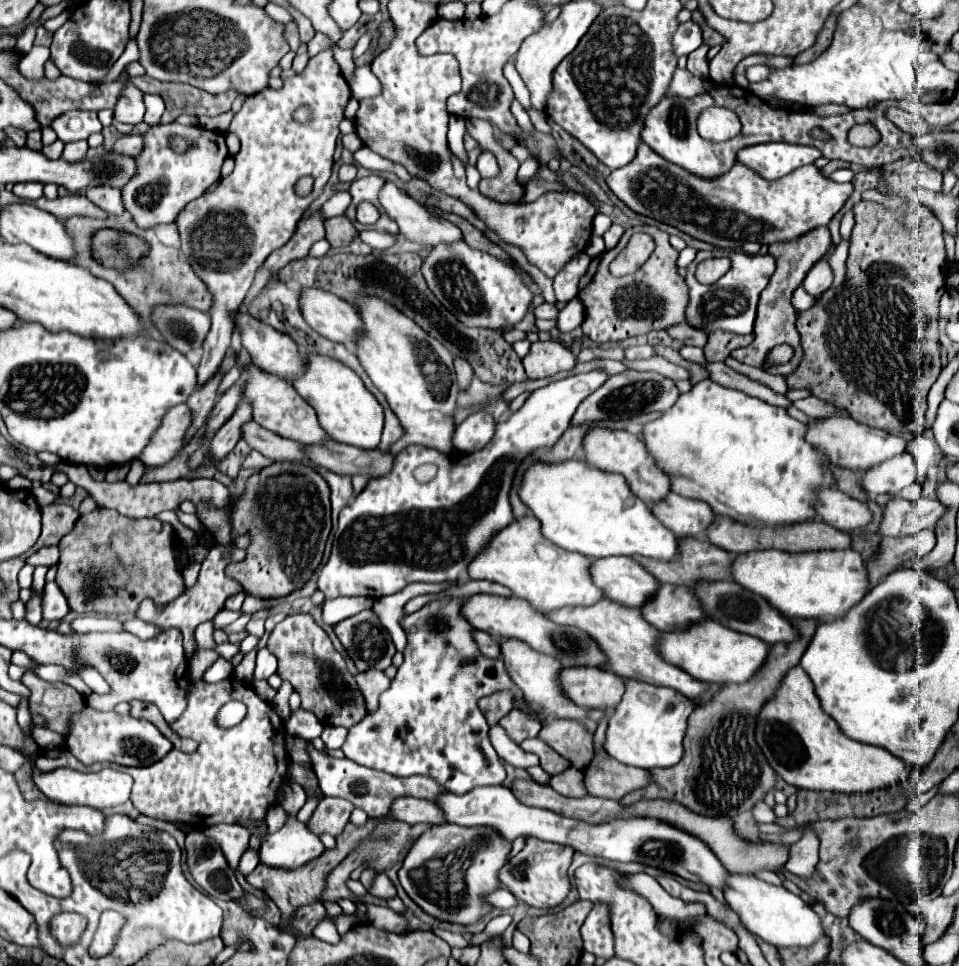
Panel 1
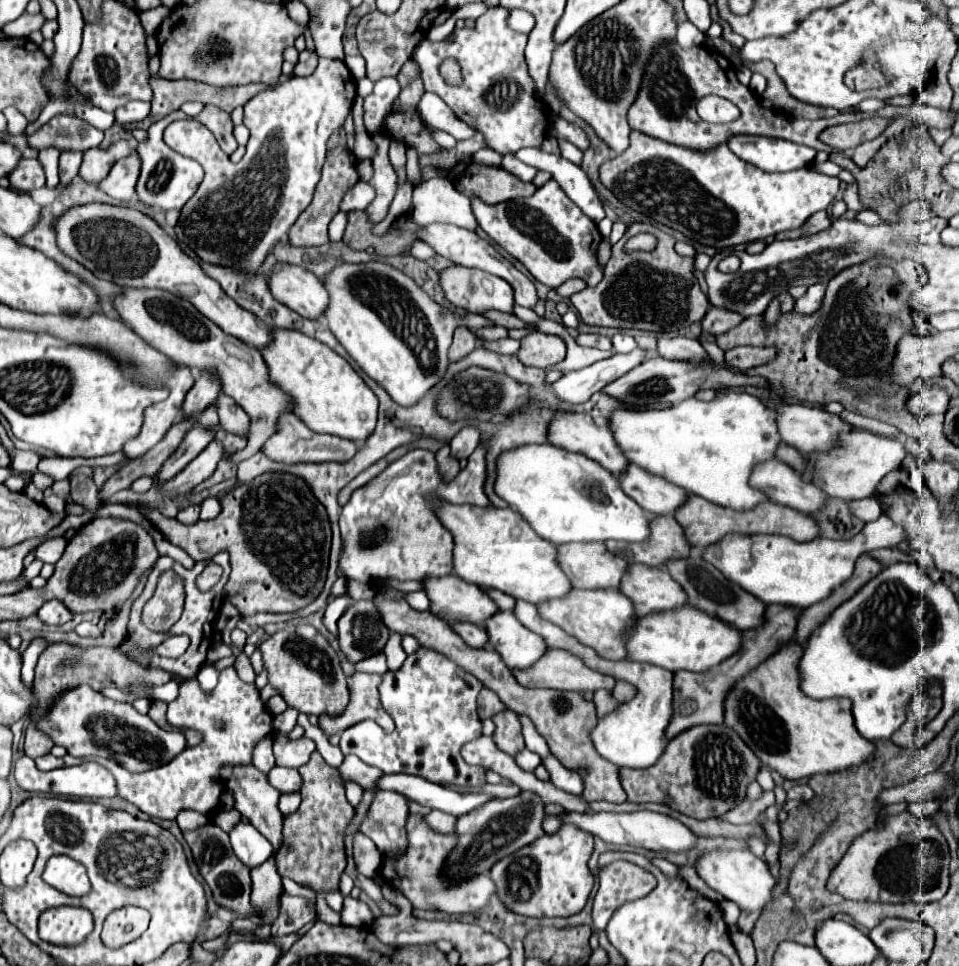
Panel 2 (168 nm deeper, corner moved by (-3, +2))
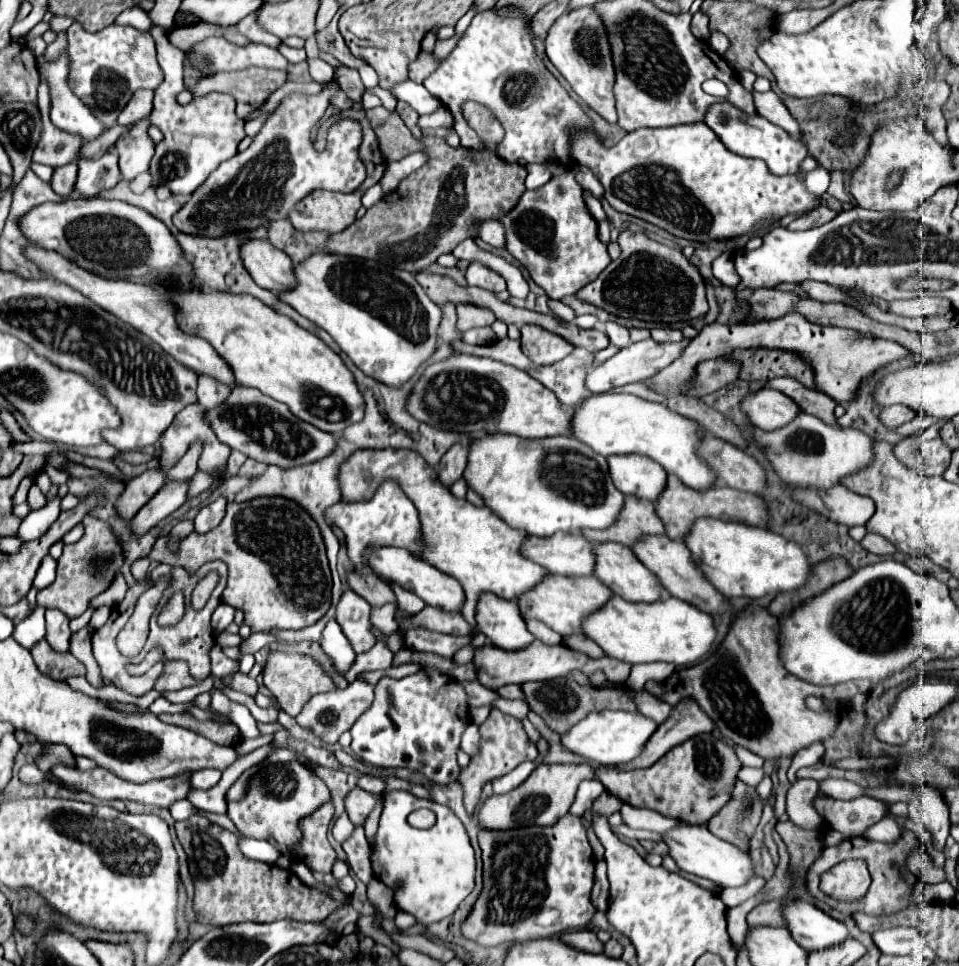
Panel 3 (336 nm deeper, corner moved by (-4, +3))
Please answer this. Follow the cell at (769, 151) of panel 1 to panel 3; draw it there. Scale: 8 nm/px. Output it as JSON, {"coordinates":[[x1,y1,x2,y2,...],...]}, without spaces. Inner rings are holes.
{"coordinates":[[722,102,722,104,714,104,704,120,716,134,718,138,724,142,724,146,740,156,746,158,760,158,766,162,768,170,776,176,784,176,784,174,796,174,800,170,800,162,808,156,808,148,802,142,796,142,794,138,790,138,788,132,784,132,780,126,774,126,772,122,768,122,762,116,744,116,744,112,740,112,738,108,732,108,732,104]]}

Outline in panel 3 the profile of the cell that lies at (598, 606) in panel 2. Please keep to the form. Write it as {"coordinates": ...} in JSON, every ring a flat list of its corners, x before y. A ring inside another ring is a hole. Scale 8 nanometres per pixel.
{"coordinates":[[548,576,548,580,544,580,544,584,540,584,540,588,532,588,532,592,526,592,524,596,520,596,518,606,524,618,536,618,542,620,544,624,548,624,554,632,558,632,560,636,572,636,572,634,584,634,582,630,582,622,586,616,598,612,610,598,614,596,614,592,604,586,596,576,586,576,586,578,564,578,564,576]]}

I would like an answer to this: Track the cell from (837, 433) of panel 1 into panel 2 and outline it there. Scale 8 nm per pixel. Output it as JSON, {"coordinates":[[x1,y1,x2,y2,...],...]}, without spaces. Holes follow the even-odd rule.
{"coordinates":[[785,403,777,407,777,425,783,441,799,453,831,449,839,431,851,431,839,415,803,403]]}

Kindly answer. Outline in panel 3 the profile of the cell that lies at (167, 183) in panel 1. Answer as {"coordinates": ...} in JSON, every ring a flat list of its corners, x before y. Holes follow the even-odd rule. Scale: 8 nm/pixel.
{"coordinates":[[154,26,150,34,156,40,158,64,164,72,164,82,154,90,154,110,150,114,152,126,160,128,164,140,156,144,156,154,150,162,152,186,166,186,172,194,192,194,210,172,224,160,236,154,236,148,244,134,244,120,240,120,234,112,234,100,224,94,208,94,202,98,194,98,188,106,180,106,176,96,182,92,184,76,182,62,184,52,168,42,166,30]]}

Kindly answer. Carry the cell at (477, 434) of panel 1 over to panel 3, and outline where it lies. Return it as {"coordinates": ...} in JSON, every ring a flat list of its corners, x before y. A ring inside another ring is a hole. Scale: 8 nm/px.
{"coordinates":[[456,442,440,460,440,480,444,486,450,486,454,480,458,480,464,470,466,470,466,464,468,464,468,444,462,444,462,442]]}

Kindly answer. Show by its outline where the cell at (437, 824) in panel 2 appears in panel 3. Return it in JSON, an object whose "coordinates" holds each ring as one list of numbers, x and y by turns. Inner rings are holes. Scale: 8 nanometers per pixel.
{"coordinates":[[492,708,488,720,480,726,480,734,482,734,480,756,474,756,470,760,470,766,460,772,460,782,464,784,464,802,466,802,466,796,470,798,468,806,476,806,478,804,480,790,482,790,482,786,486,782,492,782,492,780,508,774,510,770,514,770,520,762,534,760,538,756,538,748,526,736,522,722,512,718,512,716,508,716,508,714,504,714,504,712,500,712,498,708]]}

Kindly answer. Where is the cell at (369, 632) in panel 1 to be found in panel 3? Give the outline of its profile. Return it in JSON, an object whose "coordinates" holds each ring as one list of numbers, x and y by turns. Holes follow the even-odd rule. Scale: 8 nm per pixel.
{"coordinates":[[346,590,336,606,336,622,340,624,344,636,350,640,356,654,370,650,376,644,376,636,370,622,372,606,356,592]]}

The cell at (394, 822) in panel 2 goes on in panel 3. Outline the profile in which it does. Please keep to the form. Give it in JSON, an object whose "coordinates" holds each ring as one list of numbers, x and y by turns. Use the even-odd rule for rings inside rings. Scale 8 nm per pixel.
{"coordinates":[[354,788,346,798,346,814,350,816,354,826,364,826,364,820,374,810,374,806,382,802,384,802,382,794,372,794,364,792,362,788]]}

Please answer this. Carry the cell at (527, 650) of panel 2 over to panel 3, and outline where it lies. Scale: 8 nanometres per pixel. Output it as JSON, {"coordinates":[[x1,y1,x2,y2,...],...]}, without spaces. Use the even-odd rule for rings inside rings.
{"coordinates":[[484,596,476,608,478,630,486,640,502,650,516,652,534,642,534,636,526,630,520,608,514,600,496,600,496,596]]}

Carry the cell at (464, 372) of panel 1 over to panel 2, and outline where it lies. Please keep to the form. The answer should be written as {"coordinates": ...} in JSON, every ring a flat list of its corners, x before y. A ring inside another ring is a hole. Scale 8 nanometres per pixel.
{"coordinates":[[457,327,451,349,449,349,449,361,457,361,457,359,465,357,467,353,471,353,475,349,475,345,477,345,477,341,475,341,473,331,467,327]]}

